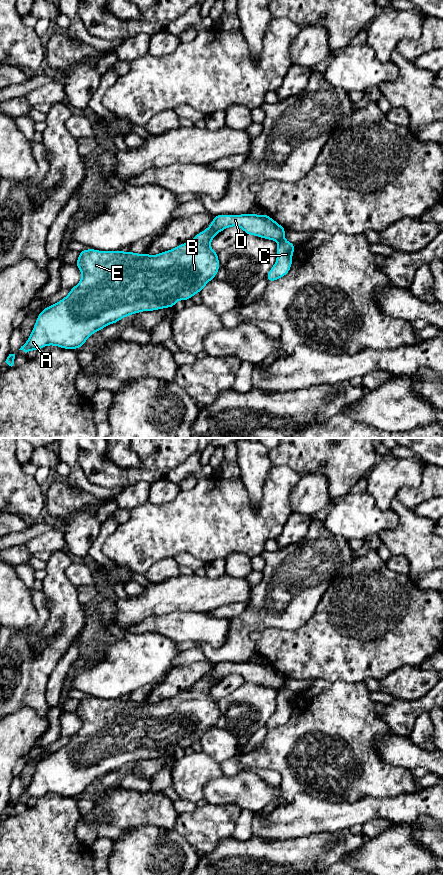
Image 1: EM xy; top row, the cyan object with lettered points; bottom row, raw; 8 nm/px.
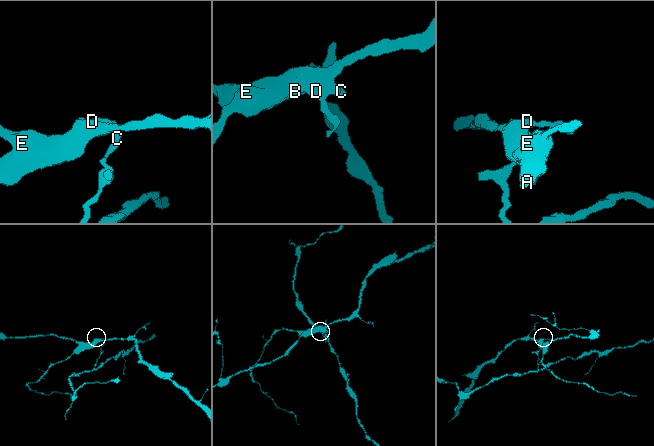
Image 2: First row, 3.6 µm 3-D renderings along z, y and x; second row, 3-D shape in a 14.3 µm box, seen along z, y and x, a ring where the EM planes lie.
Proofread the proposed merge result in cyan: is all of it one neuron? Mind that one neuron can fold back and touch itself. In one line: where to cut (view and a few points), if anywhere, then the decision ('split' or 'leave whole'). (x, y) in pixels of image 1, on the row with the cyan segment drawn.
xy (283, 238), (278, 241) | split

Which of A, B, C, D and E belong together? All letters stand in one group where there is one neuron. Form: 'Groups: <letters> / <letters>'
Groups: A B D E / C

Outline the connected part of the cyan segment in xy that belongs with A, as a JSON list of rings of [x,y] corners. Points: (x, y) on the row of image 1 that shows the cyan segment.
[[[220,214],[213,217],[211,225],[198,233],[191,241],[154,256],[146,252],[98,251],[86,249],[79,252],[75,262],[82,272],[81,281],[58,303],[49,305],[36,319],[30,337],[19,350],[29,352],[47,345],[64,349],[78,349],[96,331],[120,319],[142,311],[154,311],[174,307],[181,299],[186,301],[200,293],[207,283],[216,277],[220,264],[218,252],[210,248],[210,242],[220,231],[230,226],[242,228],[245,234],[280,241],[286,229],[266,214]]]

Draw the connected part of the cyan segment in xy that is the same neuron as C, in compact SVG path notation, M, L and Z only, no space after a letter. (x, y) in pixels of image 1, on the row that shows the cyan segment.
M284 238L279 241L277 248L277 260L268 272L267 283L284 277L292 266L292 253L296 250L296 245L288 242Z

